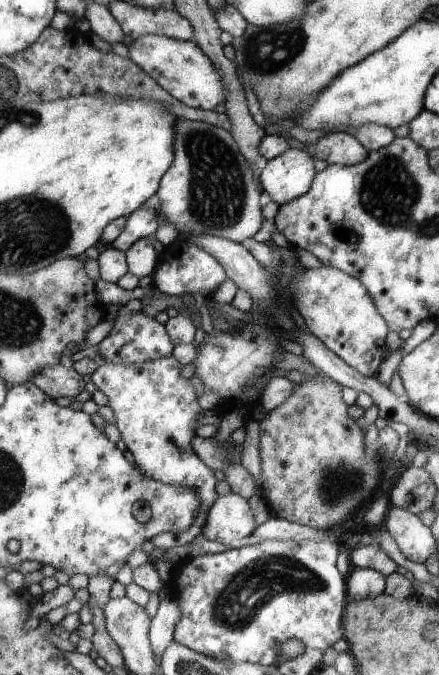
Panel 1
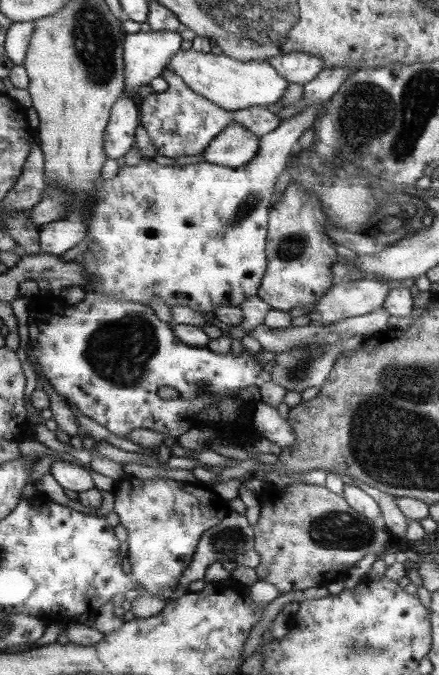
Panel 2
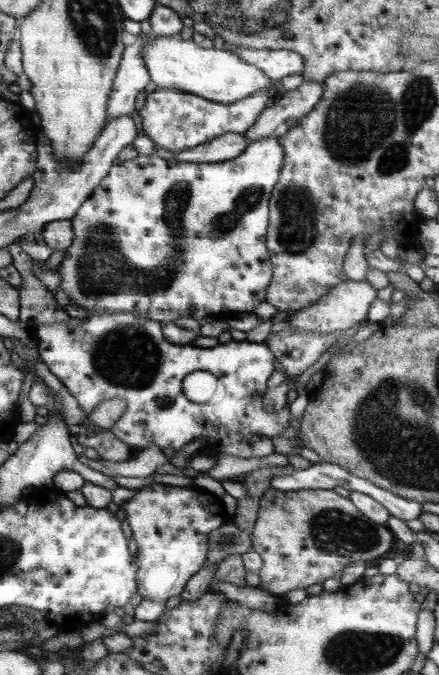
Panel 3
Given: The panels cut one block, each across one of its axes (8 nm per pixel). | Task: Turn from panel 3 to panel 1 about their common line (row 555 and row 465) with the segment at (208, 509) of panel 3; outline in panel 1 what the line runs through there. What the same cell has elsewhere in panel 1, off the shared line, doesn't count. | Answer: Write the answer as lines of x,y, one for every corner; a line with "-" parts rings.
173,353
161,356
149,362
131,362
131,364
99,365
86,377
107,396
107,406
114,414
114,425
120,432
120,443
131,452
137,470
145,477
162,482
164,485
179,484
185,488
193,488
201,502
193,522
183,532
164,532
150,538
157,548
173,548
195,541
201,535
205,525
205,516
209,506
218,494
215,484
218,480
213,471
207,468
191,448
195,430
198,427
198,417
203,410
197,404
200,395
193,379
187,380
181,376
181,365
173,358

